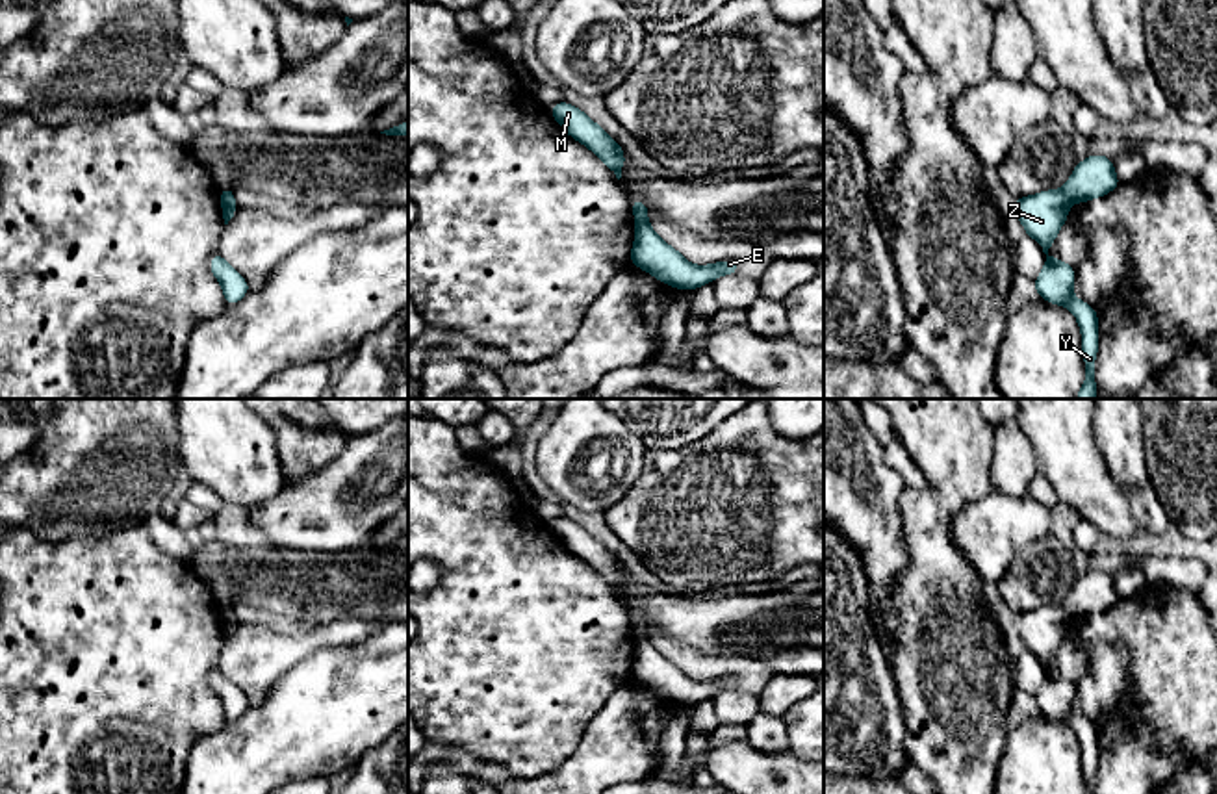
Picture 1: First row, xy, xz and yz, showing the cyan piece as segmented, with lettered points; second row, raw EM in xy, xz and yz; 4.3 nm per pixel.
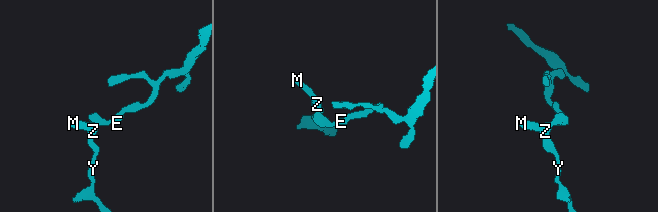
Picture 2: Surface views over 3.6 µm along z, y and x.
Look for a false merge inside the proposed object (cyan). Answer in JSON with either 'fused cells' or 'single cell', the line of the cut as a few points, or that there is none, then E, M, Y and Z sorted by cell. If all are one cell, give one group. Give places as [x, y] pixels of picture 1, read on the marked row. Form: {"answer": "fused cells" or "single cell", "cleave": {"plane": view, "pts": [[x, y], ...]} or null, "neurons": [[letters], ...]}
{"answer": "fused cells", "cleave": {"plane": "yz", "pts": [[1062, 190], [1071, 201]]}, "neurons": [["E"], ["M", "Y", "Z"]]}

